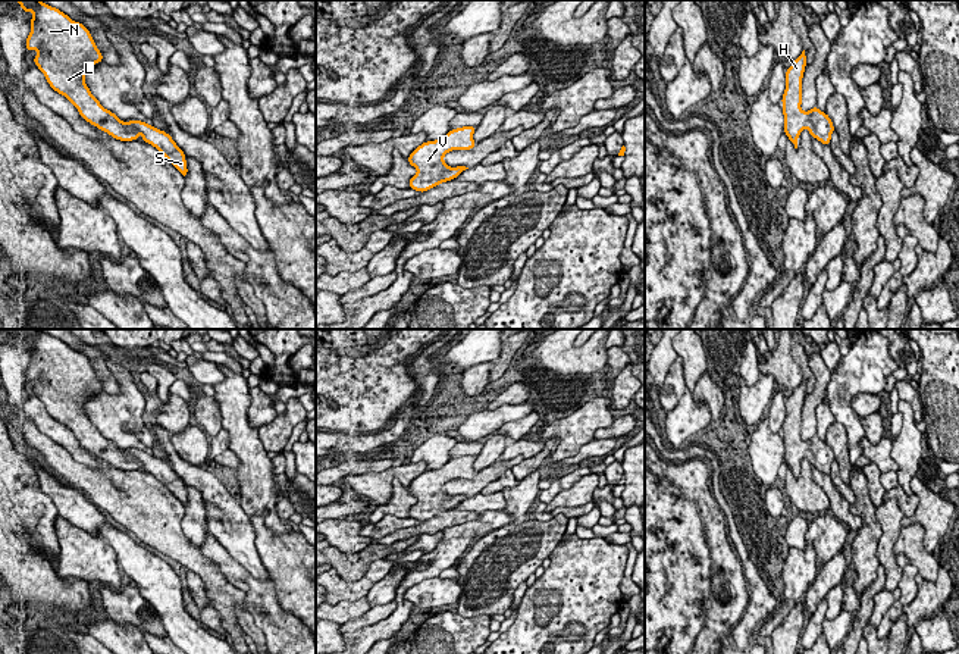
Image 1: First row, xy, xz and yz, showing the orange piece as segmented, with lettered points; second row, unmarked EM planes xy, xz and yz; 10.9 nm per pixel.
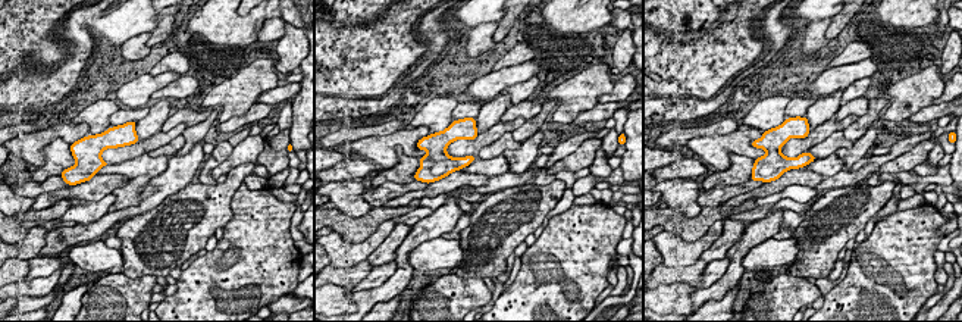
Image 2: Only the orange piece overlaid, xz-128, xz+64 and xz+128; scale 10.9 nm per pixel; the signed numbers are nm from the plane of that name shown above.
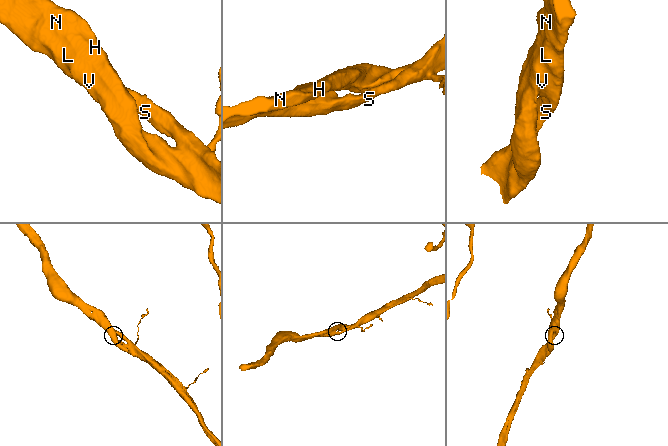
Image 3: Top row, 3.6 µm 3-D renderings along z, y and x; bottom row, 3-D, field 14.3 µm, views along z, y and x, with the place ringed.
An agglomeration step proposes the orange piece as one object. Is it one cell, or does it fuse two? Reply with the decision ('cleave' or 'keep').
keep

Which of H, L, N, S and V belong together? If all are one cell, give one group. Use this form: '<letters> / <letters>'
H L N S V

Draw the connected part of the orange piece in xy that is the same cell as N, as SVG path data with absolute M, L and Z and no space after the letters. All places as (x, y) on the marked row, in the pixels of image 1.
M13 0L18 1L23 12L32 12L31 32L26 37L26 51L37 50L34 63L44 73L48 85L65 96L79 112L81 118L98 129L107 132L119 141L138 140L140 134L144 143L157 148L184 176L188 173L185 153L176 145L172 137L147 122L120 121L113 112L104 109L100 101L91 94L85 84L85 73L98 62L103 62L103 54L95 46L90 31L79 22L72 21L62 10L51 7L41 0Z

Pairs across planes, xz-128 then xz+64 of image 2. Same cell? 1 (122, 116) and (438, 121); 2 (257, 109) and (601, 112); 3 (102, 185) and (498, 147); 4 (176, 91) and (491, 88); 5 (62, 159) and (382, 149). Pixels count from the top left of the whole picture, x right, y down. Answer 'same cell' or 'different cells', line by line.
1: different cells
2: same cell
3: different cells
4: different cells
5: different cells

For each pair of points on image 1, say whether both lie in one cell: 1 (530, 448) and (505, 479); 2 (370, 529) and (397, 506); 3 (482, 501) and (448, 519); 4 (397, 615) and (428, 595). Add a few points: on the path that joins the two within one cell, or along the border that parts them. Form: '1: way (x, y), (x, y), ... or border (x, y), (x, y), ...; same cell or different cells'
1: border (525, 457), (514, 456), (498, 460); different cells
2: way (376, 526), (391, 512); same cell
3: way (473, 506), (457, 516); same cell
4: border (435, 578), (423, 578), (413, 584), (403, 597); different cells

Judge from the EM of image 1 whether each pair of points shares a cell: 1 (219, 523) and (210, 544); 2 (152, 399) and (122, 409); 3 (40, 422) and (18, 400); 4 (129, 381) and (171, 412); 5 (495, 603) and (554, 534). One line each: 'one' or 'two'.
1: two
2: one
3: one
4: two
5: one

